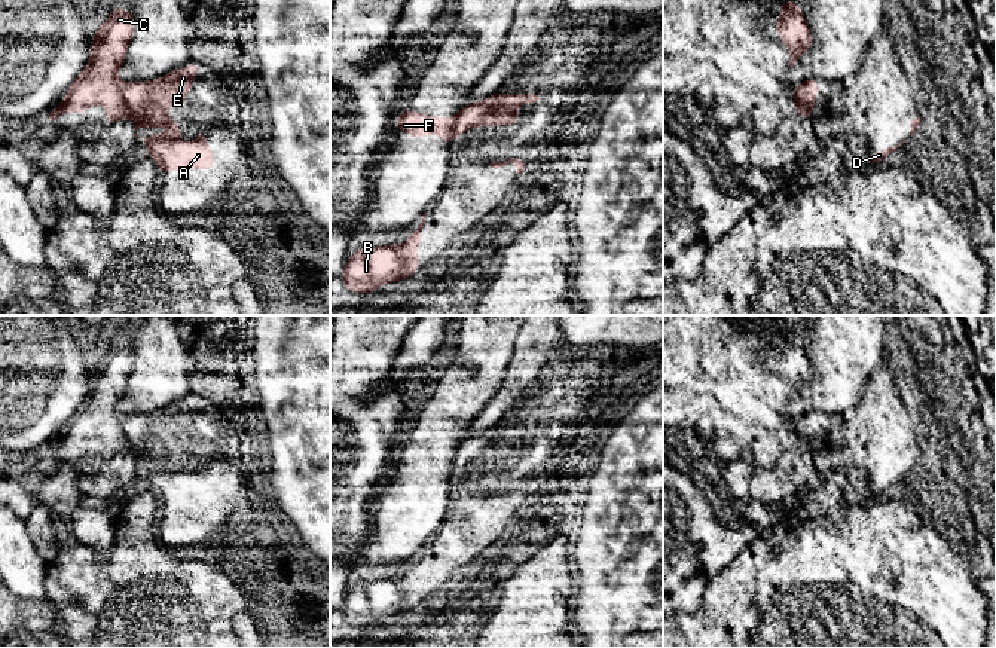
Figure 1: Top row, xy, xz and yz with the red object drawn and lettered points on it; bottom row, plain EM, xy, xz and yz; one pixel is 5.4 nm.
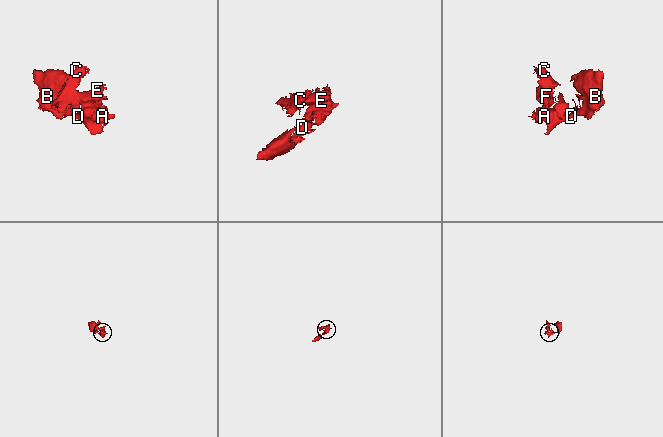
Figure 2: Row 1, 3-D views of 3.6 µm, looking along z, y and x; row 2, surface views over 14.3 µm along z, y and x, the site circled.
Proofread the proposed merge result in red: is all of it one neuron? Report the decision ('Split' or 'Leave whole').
Split

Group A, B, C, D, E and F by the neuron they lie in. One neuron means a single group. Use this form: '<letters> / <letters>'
A B D E / C F

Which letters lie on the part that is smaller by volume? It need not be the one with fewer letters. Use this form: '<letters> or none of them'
C, F

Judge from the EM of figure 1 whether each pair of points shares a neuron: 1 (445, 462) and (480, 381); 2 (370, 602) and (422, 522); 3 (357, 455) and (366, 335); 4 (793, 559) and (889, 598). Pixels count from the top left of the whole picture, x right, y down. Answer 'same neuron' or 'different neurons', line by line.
1: same neuron
2: different neurons
3: same neuron
4: same neuron

